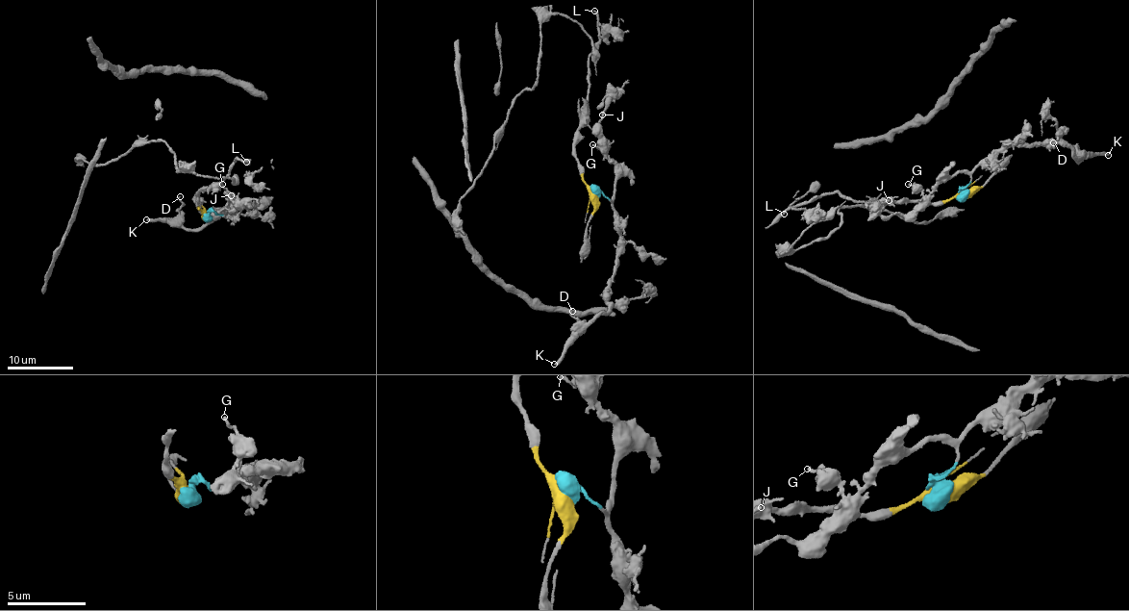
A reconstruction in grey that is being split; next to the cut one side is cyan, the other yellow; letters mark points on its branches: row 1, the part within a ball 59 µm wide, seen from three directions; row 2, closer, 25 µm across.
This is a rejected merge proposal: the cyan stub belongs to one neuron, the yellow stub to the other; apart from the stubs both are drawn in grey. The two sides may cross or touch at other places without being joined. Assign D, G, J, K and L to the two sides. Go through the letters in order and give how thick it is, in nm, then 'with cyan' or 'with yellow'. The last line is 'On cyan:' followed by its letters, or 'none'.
D: calibre 170 nm; with cyan
G: calibre 190 nm; with cyan
J: calibre 220 nm; with cyan
K: calibre 360 nm; with cyan
L: calibre 280 nm; with yellow
On cyan: D, G, J, K

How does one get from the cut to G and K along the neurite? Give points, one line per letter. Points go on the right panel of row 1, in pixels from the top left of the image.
G: (965, 194), (961, 189), (971, 180), (967, 172), (957, 170), (929, 189), (909, 184)
K: (965, 194), (962, 188), (970, 181), (972, 172), (1008, 144), (1069, 146), (1076, 157), (1093, 153), (1107, 155)

